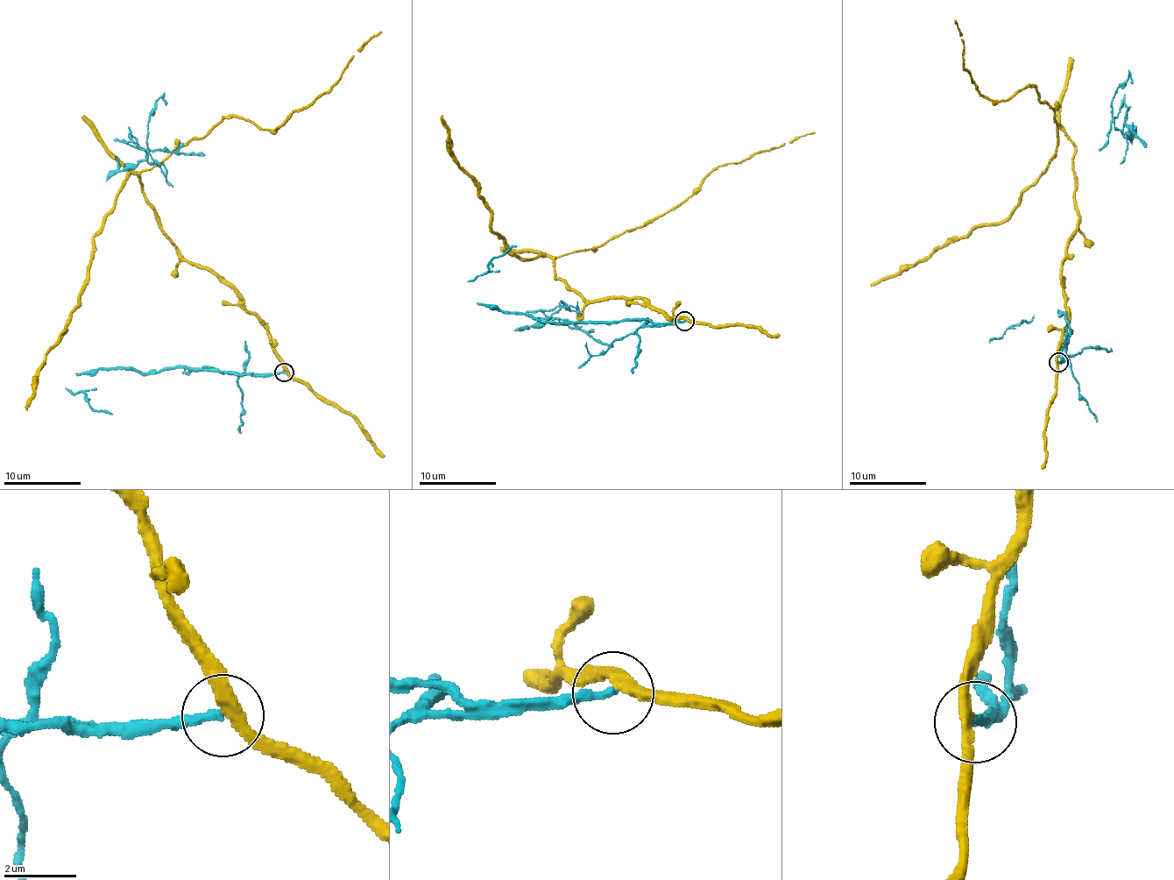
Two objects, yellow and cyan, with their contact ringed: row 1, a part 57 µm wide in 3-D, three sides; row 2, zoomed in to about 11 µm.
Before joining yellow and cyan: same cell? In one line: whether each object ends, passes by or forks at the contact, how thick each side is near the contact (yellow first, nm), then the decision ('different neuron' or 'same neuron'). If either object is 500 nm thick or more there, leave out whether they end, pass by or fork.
yellow passes by; cyan ends there; 320 nm thick on the yellow side, 220 nm on the other; different neuron

